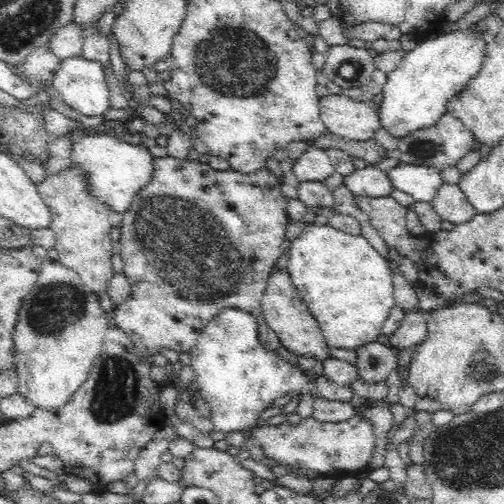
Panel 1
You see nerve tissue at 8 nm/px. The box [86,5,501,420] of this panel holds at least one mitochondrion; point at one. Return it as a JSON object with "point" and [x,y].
{"point":[192,249]}

